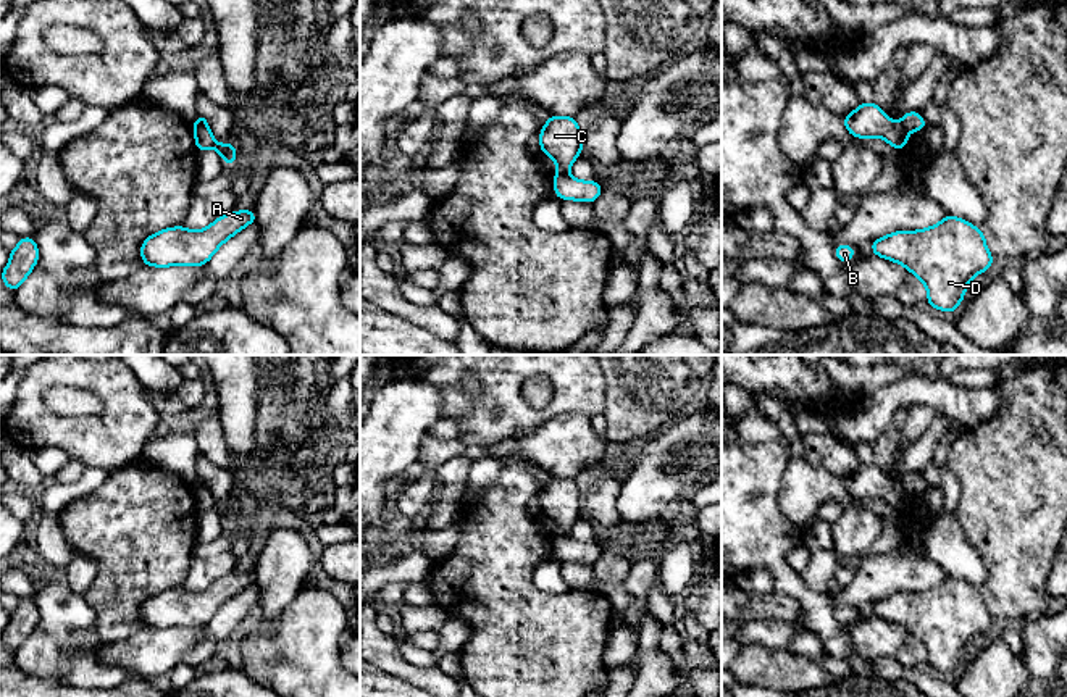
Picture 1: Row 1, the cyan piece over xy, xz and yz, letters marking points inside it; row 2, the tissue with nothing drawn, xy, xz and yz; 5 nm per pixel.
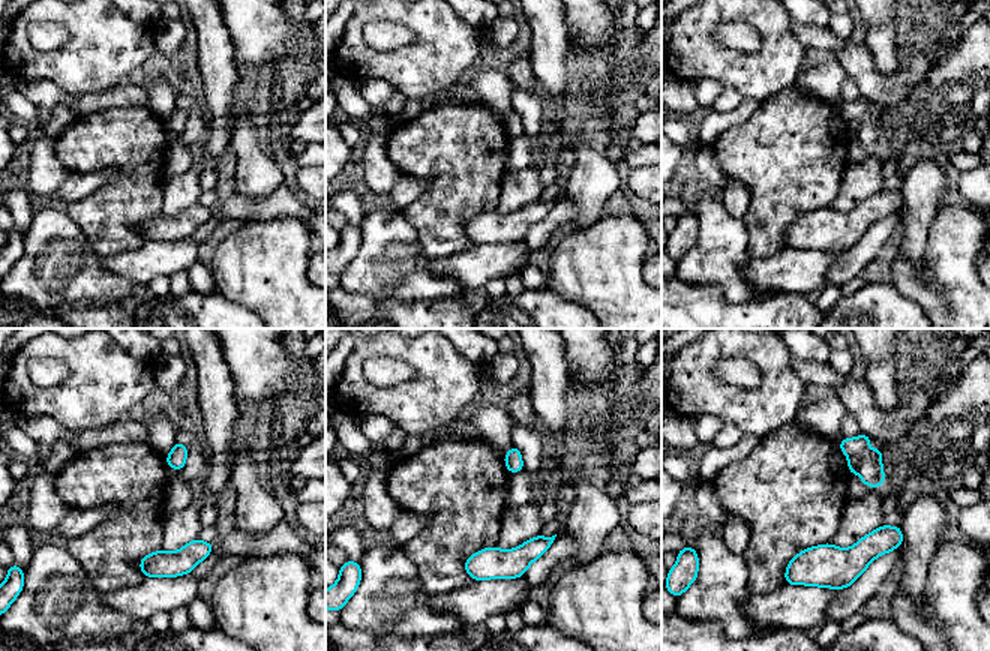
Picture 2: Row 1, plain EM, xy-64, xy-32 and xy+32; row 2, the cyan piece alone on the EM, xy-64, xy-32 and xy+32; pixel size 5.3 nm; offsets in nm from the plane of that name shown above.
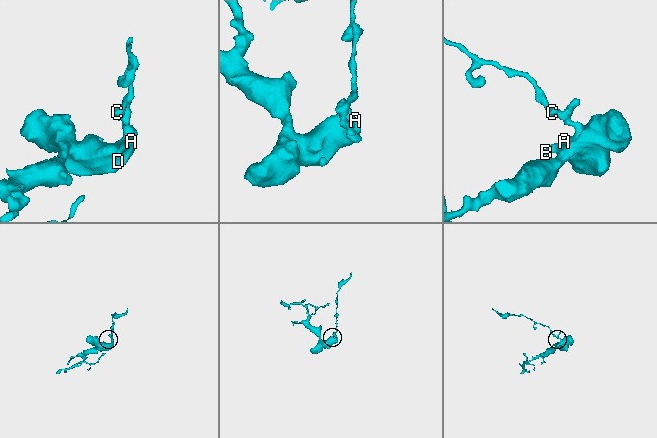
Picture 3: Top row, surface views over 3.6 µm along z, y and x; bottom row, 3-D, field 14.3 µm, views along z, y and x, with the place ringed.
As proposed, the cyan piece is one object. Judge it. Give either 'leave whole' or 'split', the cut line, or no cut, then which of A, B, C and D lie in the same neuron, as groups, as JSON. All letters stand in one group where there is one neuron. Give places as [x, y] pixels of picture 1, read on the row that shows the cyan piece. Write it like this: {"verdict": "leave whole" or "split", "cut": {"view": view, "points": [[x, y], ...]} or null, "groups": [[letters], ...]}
{"verdict": "split", "cut": {"view": "xz", "points": [[556, 173], [567, 175]]}, "groups": [["A", "B", "D"], ["C"]]}

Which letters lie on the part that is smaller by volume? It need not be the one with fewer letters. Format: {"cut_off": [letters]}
{"cut_off": ["C"]}

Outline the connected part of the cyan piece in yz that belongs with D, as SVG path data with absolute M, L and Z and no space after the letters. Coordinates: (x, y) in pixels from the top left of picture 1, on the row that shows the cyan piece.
M952 215L927 229L873 239L872 252L915 274L927 287L928 308L948 315L960 305L967 284L994 261L983 231Z

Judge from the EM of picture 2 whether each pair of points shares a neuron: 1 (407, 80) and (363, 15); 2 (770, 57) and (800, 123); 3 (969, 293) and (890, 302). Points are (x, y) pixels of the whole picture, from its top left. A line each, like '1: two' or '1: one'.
1: one
2: two
3: two

